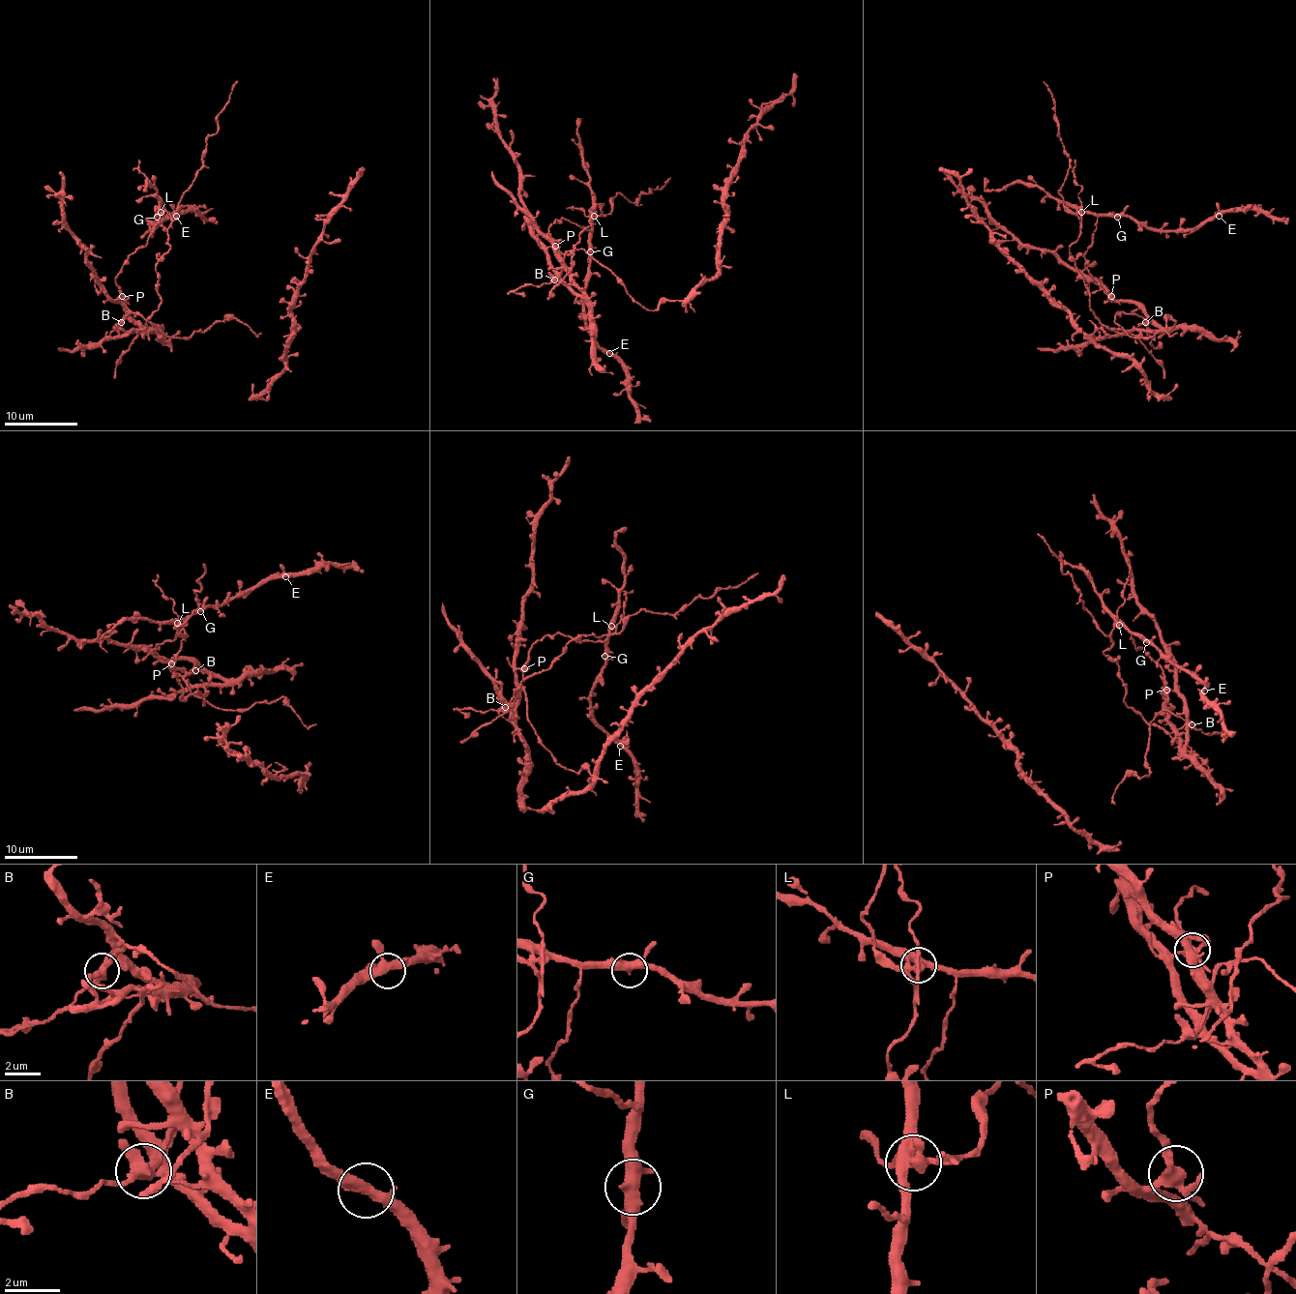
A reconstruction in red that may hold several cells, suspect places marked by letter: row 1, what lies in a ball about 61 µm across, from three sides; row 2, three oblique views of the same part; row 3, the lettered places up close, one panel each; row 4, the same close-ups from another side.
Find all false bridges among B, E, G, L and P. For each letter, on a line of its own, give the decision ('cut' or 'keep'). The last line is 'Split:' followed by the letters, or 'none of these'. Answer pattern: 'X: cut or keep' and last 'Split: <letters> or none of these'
B: cut
E: keep
G: keep
L: cut
P: cut
Split: B, L, P

